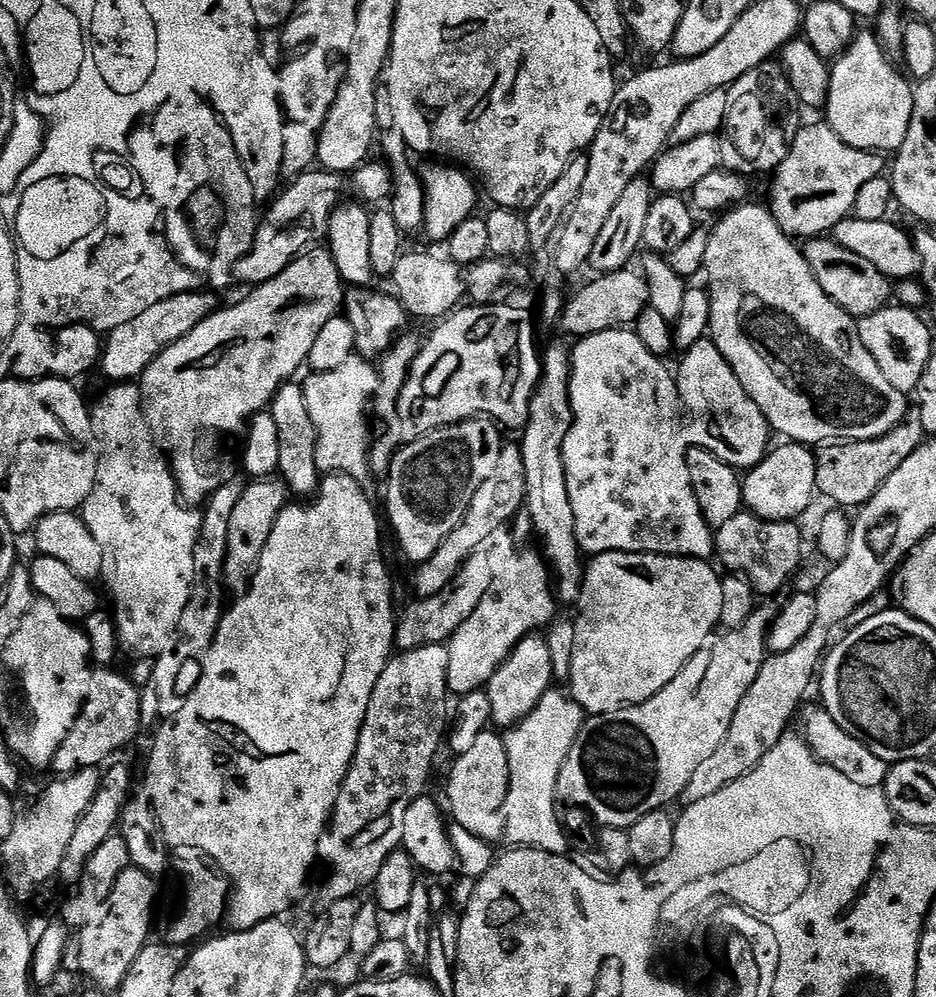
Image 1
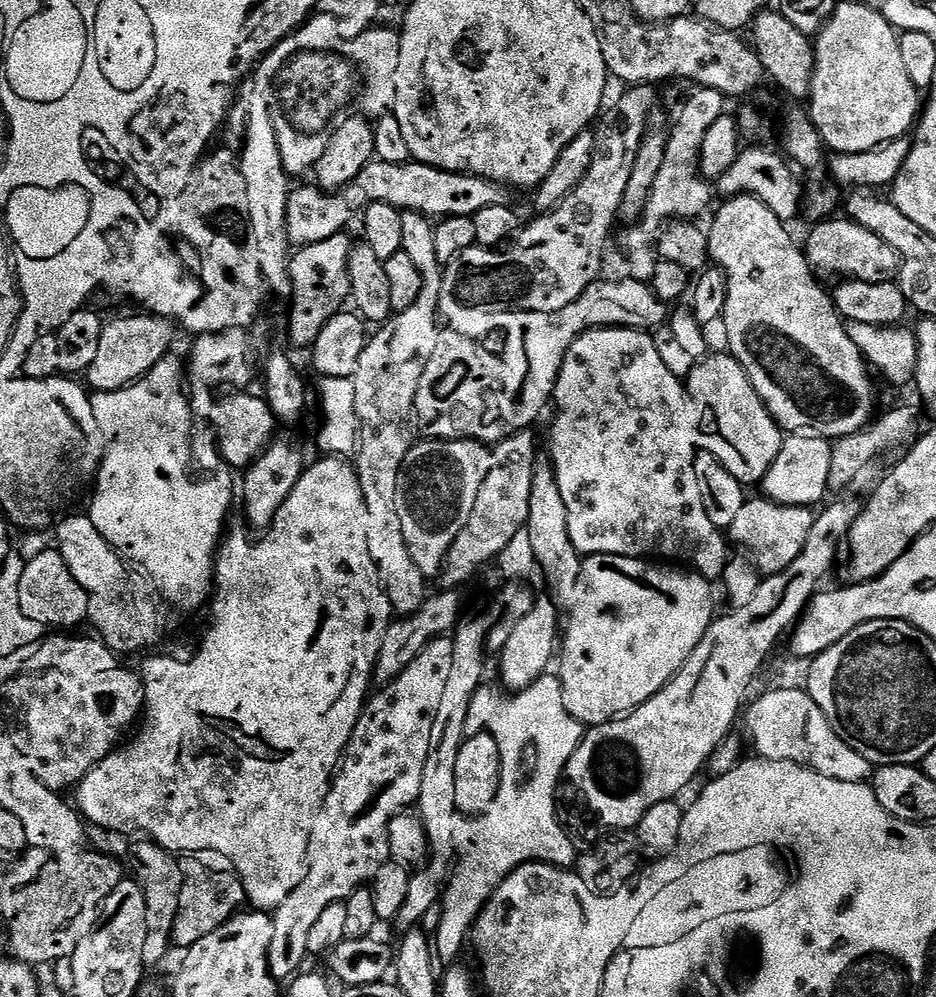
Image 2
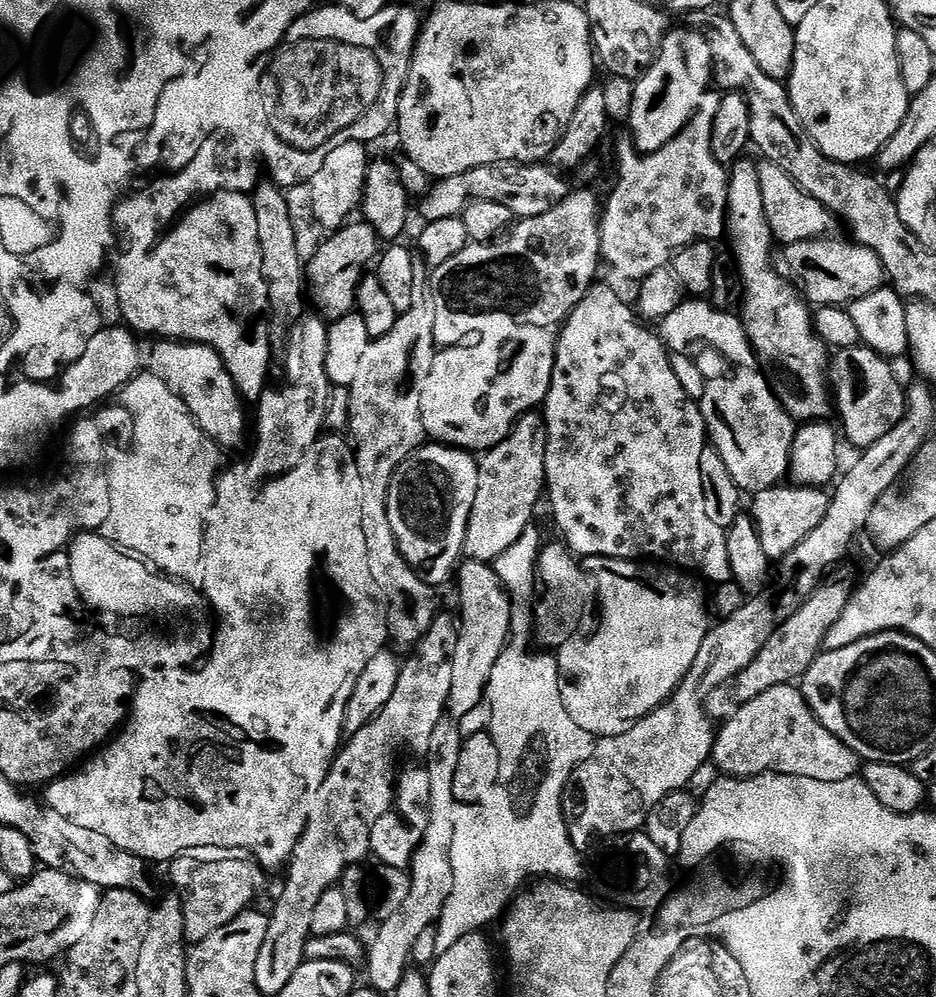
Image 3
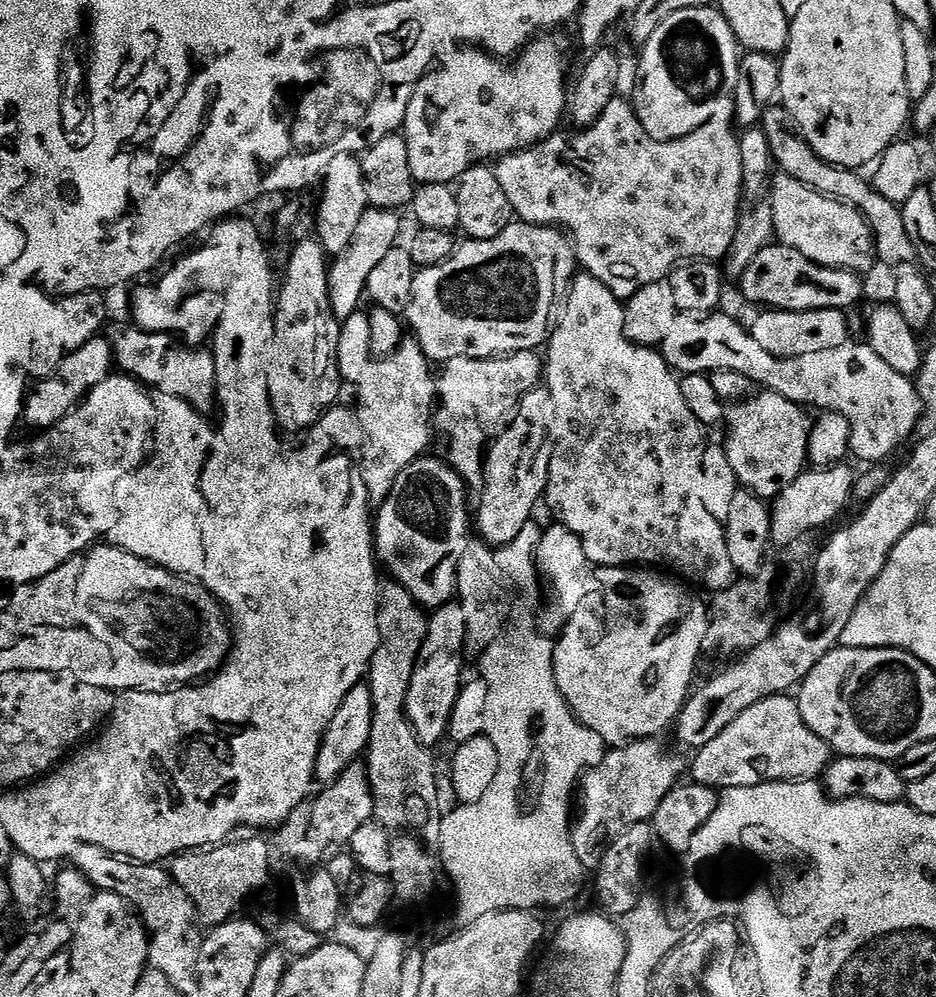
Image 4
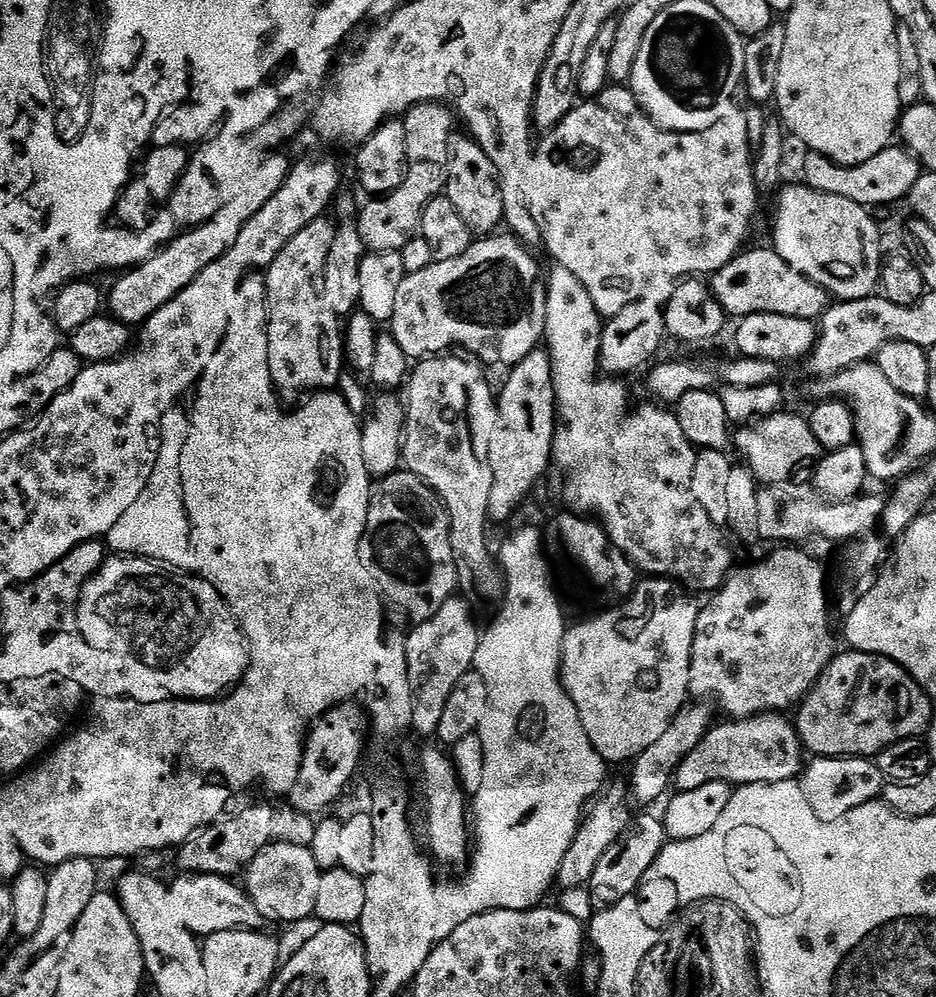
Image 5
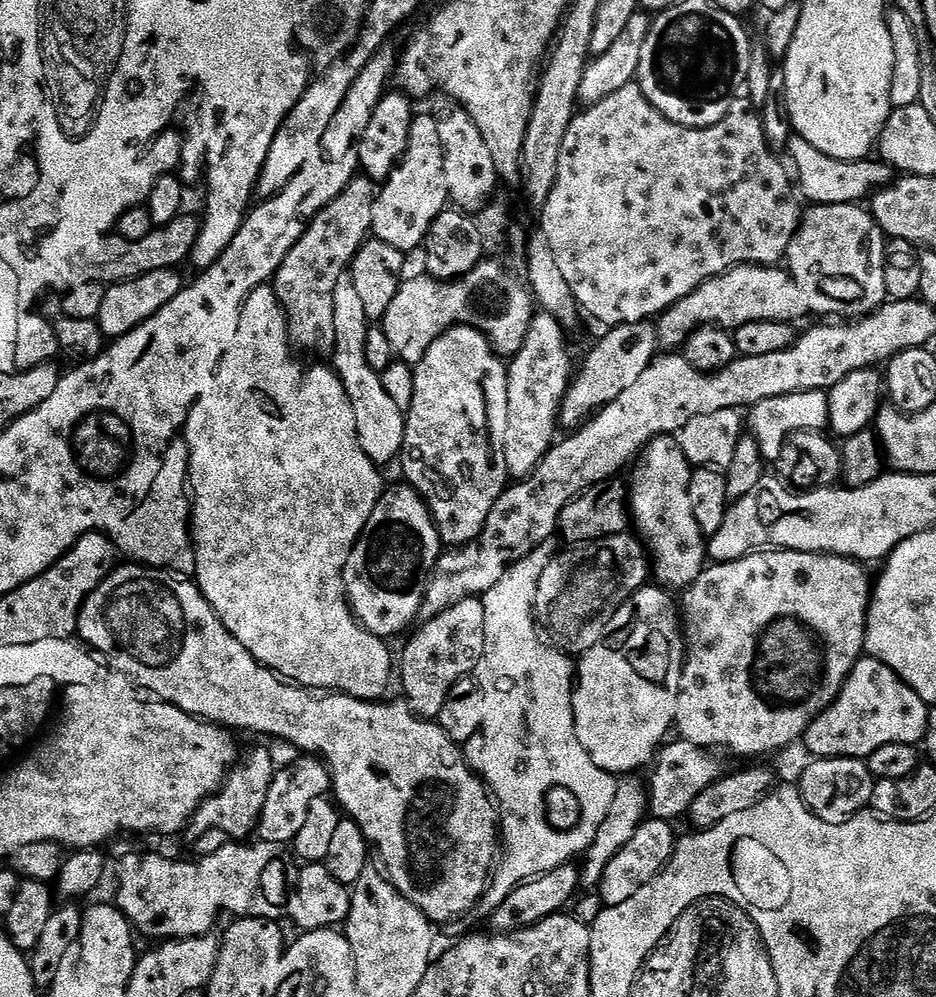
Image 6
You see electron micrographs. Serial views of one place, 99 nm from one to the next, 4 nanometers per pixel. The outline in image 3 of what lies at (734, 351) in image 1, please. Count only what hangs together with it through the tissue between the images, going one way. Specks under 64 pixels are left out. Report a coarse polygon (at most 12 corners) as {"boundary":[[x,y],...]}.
{"boundary":[[757,161],[731,165],[727,235],[759,367],[797,422],[834,412],[830,349],[774,267]]}

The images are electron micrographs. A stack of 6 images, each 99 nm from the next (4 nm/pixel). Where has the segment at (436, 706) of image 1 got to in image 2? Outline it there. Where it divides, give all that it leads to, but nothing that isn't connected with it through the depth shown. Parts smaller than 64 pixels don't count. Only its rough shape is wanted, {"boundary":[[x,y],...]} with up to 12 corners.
{"boundary":[[452,638],[365,703],[274,909],[268,968],[291,981],[326,906],[389,863],[419,798]]}

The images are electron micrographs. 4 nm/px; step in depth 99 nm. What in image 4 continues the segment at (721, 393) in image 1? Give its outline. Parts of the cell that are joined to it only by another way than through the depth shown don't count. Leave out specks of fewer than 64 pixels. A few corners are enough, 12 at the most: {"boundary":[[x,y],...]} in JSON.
{"boundary":[[767,390],[727,409],[737,481],[774,498],[805,472],[812,425]]}

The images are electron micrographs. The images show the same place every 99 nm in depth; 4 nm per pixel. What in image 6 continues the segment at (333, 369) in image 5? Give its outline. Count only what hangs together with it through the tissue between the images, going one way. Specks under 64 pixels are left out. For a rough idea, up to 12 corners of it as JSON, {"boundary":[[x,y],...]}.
{"boundary":[[358,174],[312,219],[274,287],[297,349],[331,357],[334,292],[372,231]]}

